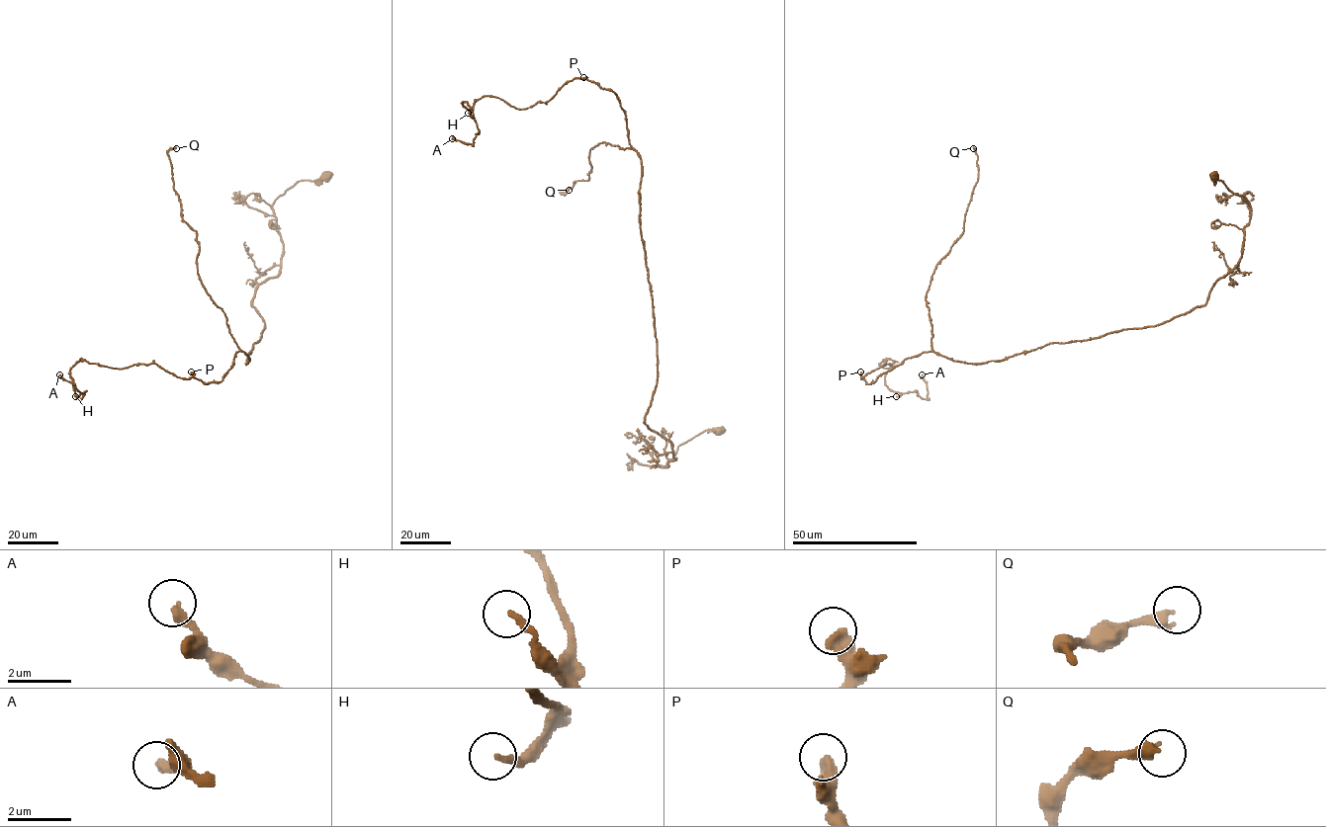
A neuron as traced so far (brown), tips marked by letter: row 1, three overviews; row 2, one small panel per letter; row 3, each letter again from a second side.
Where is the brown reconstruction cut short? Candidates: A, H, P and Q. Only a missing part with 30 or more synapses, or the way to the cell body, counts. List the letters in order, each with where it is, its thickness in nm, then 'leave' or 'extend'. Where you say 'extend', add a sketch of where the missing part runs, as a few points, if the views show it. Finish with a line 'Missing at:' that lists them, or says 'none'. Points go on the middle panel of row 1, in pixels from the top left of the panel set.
A: at (452, 138); 300 nm thick; leave
H: at (468, 113); 200 nm thick; leave
P: at (583, 77); 440 nm thick; leave
Q: at (569, 190); 320 nm thick; extend; missing branch runs (569, 190), (579, 197), (560, 195), (554, 208), (561, 217), (558, 216), (568, 220), (577, 204), (573, 183)
Missing at: Q

